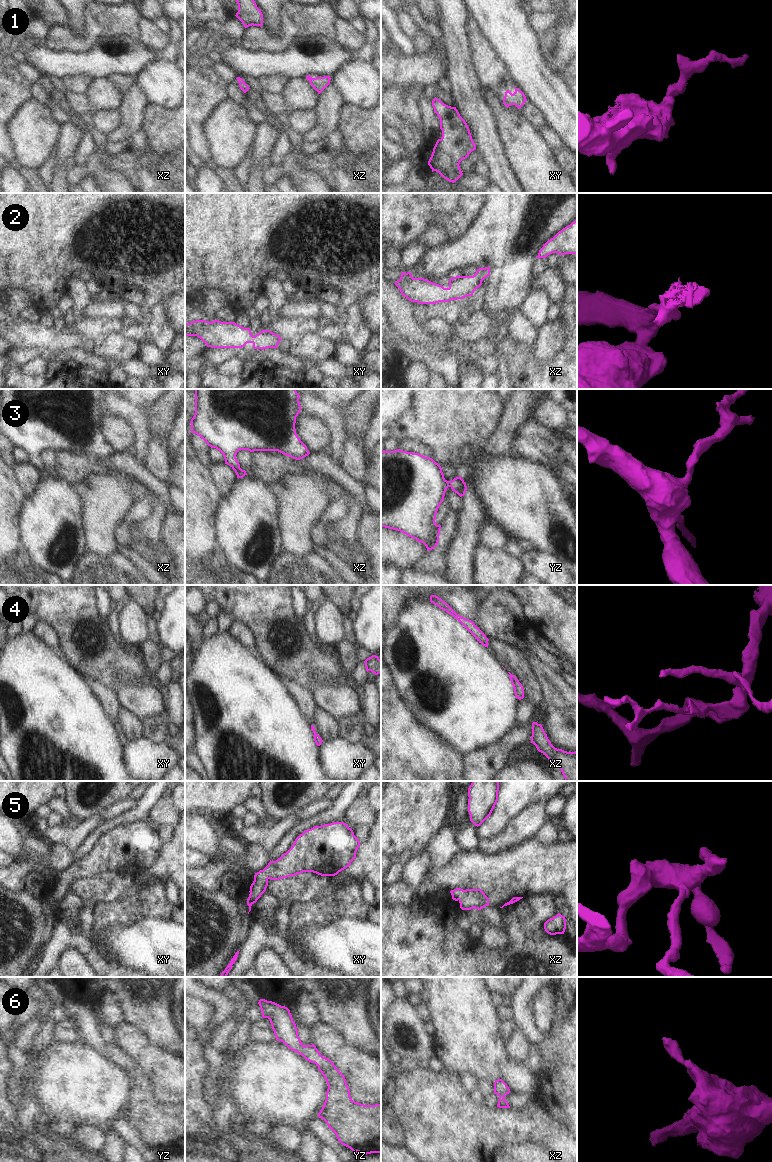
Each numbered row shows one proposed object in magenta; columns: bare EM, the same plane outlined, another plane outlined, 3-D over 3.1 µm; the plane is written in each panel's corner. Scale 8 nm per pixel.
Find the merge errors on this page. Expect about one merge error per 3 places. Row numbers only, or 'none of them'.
none of them

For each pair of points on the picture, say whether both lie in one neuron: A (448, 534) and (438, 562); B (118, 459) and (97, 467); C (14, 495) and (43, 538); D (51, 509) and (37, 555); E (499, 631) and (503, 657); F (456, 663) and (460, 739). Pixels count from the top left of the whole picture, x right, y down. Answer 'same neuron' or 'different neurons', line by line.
A: same neuron
B: different neurons
C: different neurons
D: same neuron
E: different neurons
F: same neuron

